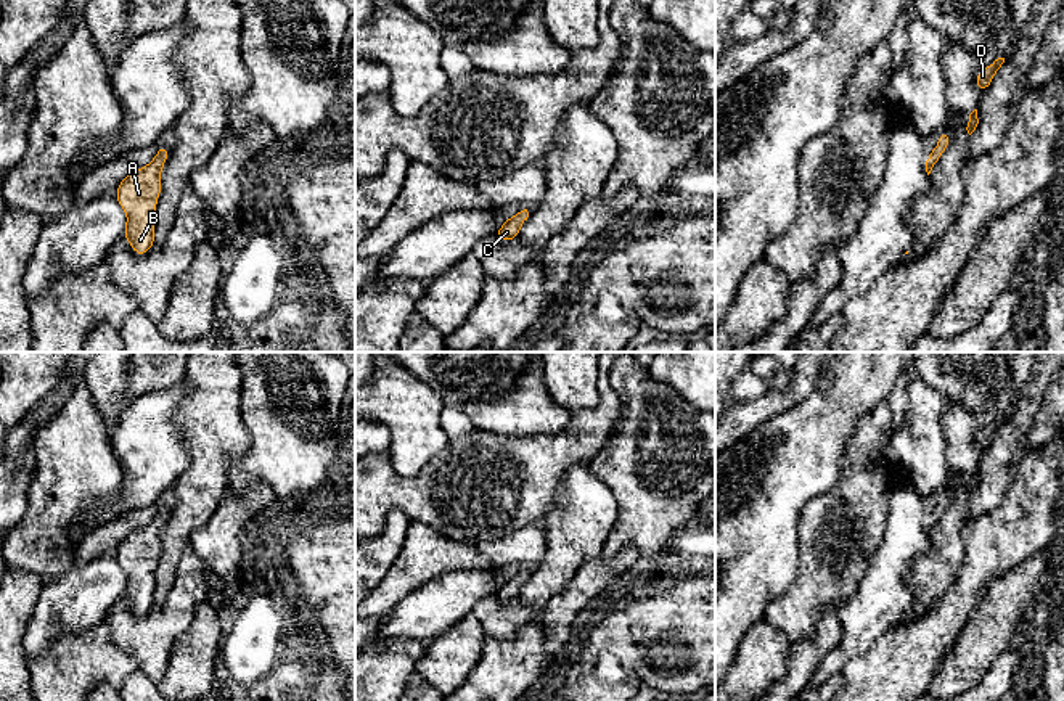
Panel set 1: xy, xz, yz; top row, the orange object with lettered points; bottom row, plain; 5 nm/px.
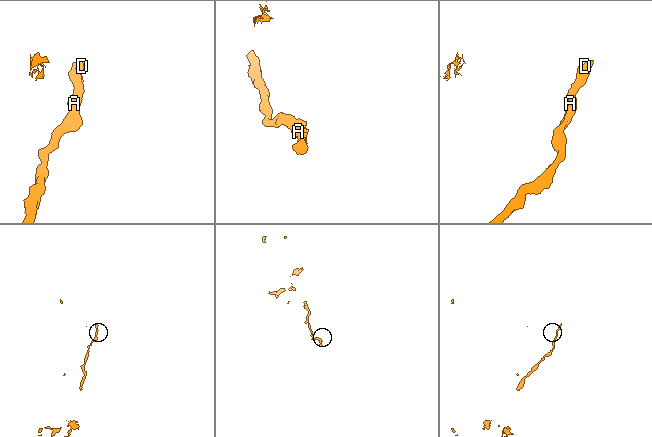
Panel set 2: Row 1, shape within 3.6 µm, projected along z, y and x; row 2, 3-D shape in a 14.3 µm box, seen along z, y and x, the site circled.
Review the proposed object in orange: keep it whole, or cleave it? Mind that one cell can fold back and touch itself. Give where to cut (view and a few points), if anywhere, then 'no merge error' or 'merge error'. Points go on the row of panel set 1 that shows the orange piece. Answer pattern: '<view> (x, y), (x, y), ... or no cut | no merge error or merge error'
no cut | no merge error

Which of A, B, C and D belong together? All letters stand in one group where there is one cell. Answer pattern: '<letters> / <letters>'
A B C D

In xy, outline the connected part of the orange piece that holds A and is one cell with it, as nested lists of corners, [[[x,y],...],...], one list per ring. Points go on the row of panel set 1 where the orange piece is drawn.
[[[167,146],[158,148],[153,161],[127,174],[114,191],[117,203],[127,214],[122,233],[137,256],[145,256],[154,246],[154,211],[161,195],[161,170],[170,156]]]

